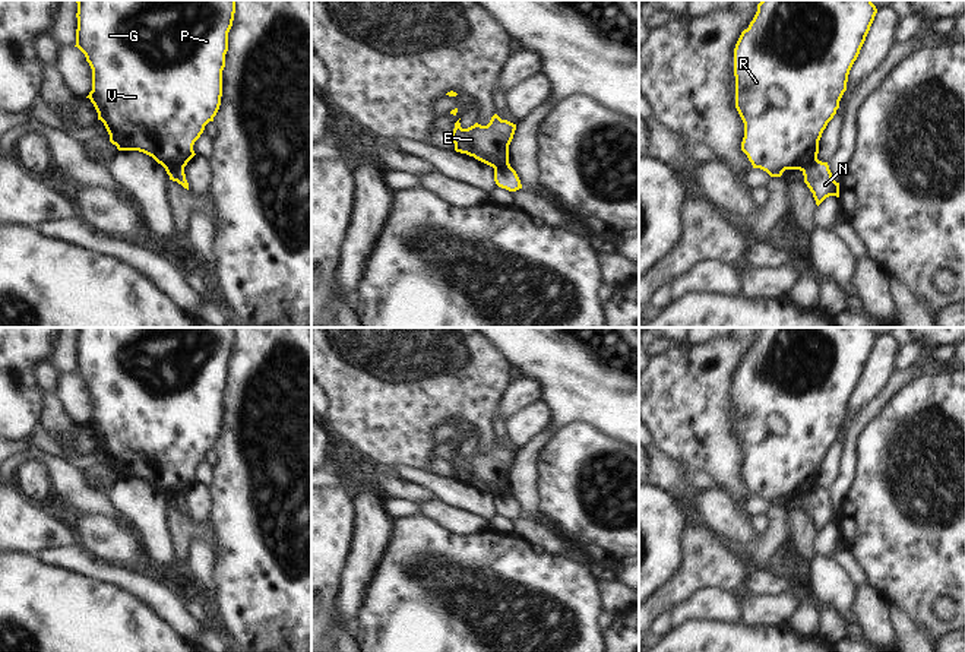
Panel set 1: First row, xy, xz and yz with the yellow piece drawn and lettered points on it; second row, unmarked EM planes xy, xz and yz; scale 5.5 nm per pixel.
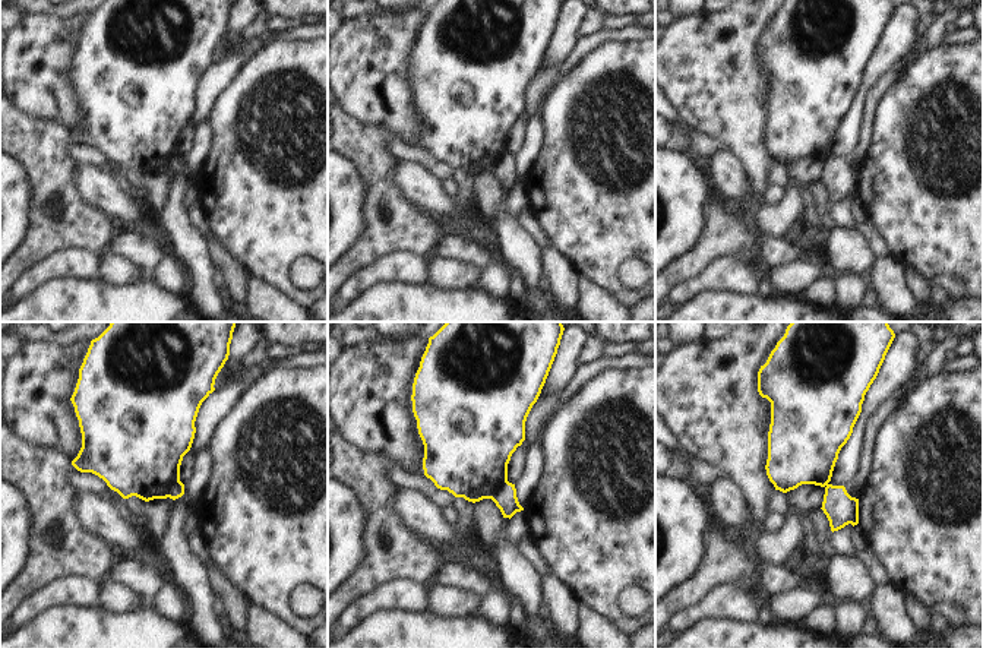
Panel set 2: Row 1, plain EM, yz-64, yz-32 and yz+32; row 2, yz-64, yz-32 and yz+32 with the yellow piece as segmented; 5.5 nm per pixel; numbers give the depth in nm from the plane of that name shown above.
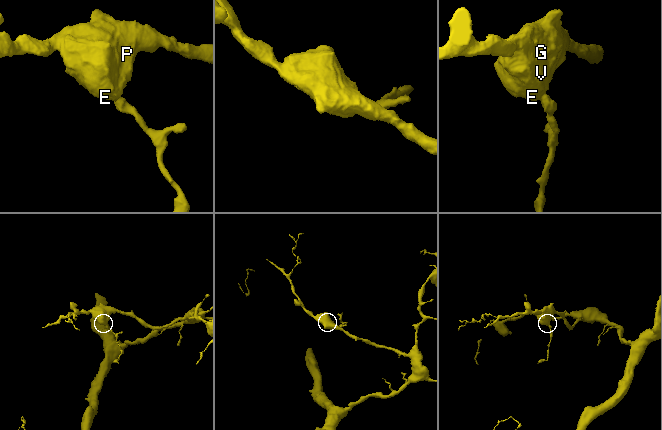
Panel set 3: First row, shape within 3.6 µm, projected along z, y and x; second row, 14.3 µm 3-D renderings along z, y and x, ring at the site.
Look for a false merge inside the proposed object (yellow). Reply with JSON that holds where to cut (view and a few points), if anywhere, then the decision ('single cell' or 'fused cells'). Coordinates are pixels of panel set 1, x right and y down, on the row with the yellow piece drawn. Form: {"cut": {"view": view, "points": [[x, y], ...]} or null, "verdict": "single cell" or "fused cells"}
{"cut": {"view": "xz", "points": [[509, 164], [494, 170]]}, "verdict": "fused cells"}

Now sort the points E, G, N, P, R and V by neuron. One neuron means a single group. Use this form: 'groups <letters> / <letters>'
groups E G P R V / N

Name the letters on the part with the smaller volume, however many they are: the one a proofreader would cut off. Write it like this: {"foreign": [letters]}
{"foreign": ["N"]}

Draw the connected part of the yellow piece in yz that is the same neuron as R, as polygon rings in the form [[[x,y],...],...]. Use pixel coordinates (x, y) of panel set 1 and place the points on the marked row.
[[[762,0],[734,48],[735,108],[744,123],[741,151],[753,168],[781,177],[785,170],[804,171],[819,153],[819,140],[836,114],[857,60],[877,13],[871,0]]]

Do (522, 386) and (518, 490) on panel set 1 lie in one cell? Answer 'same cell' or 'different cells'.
different cells

